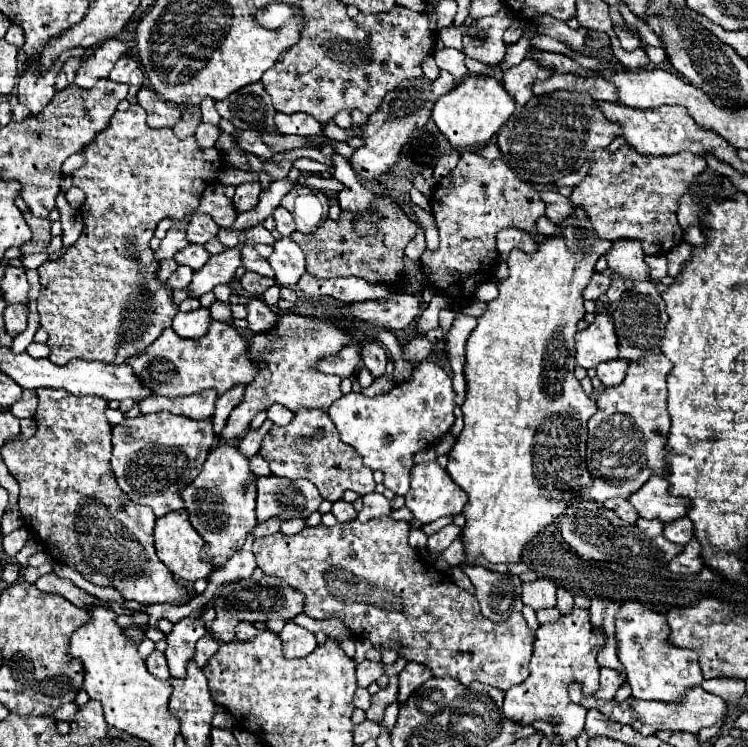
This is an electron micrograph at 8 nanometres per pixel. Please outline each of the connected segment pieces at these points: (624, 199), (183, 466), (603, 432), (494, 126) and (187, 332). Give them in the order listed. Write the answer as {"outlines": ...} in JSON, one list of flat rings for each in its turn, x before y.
{"outlines":[[[629,145,615,153,597,149,589,153,591,167,585,179,575,185,571,203,587,213,593,229,601,239,639,241,647,255,667,255,683,243,683,229,677,221,679,199,689,191,693,179,707,169,703,157,693,153,675,155,641,155]],[[161,411,125,421,135,421,135,425,117,425,113,429,111,467,119,487,137,505,151,507,157,517,171,511,181,511,185,505,179,493,197,477,209,449,213,447,211,419,193,421]],[[647,355,629,365,627,377,617,387,607,387,597,397,597,413,589,419,587,463,593,477,587,495,595,501,611,497,627,499,651,475,663,475,667,463,667,387,665,377,671,371,671,361,663,355]],[[469,75,447,95,439,97,433,107,433,121,455,151,473,151,487,145,495,137,495,133,513,115,513,105,513,97,493,75]],[[201,307,197,311,191,311,191,313,177,313,175,319,173,319,173,329,179,337,187,337,187,339,197,339,197,337,203,337,207,331,209,331,209,325,211,325,211,315,209,315,209,309]]]}

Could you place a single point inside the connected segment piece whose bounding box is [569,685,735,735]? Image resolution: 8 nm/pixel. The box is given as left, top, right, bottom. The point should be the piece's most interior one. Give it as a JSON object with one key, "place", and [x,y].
{"place":[700,709]}

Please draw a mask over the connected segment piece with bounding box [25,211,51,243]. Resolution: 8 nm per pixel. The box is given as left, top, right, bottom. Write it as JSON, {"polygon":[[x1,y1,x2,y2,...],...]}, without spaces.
{"polygon":[[25,213,25,221,29,223,29,227,33,229,35,233,35,239,41,239,41,241,51,241,51,233,49,233,49,227,51,227,51,221,49,219,35,219,33,213]]}

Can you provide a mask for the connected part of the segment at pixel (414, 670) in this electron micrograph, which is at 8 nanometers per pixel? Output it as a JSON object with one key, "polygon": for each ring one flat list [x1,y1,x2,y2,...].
{"polygon":[[407,663,405,669,399,673,399,703,407,701,407,697,411,697,411,693,431,677,433,675,425,665]]}

